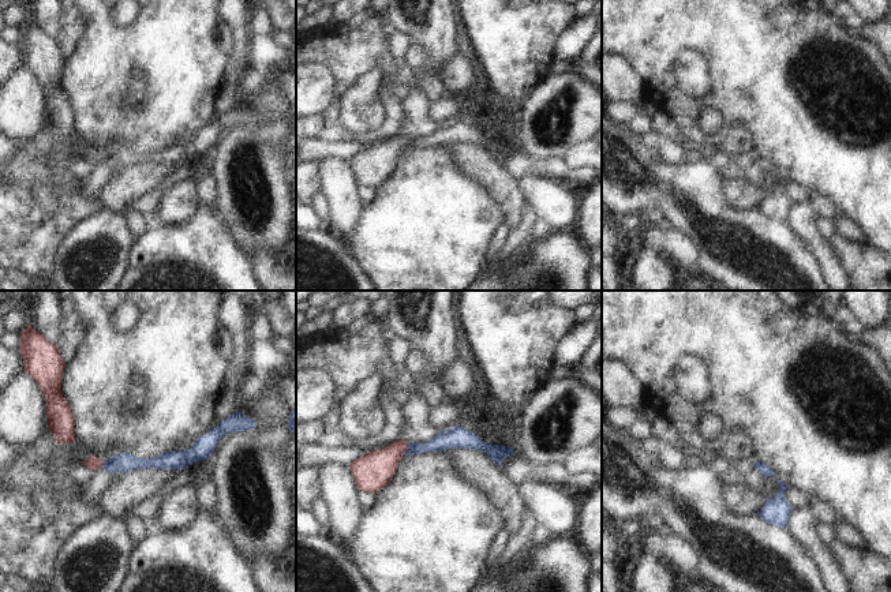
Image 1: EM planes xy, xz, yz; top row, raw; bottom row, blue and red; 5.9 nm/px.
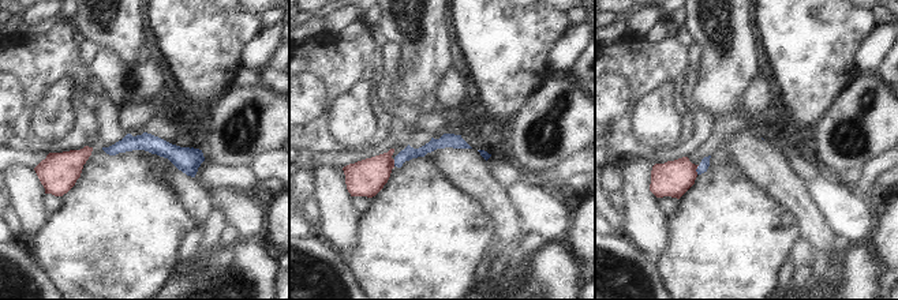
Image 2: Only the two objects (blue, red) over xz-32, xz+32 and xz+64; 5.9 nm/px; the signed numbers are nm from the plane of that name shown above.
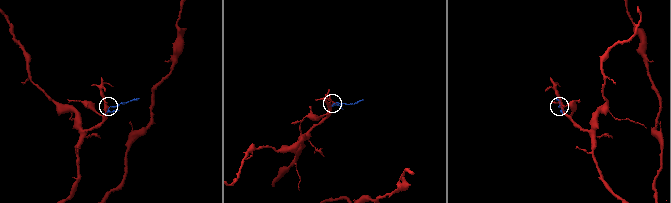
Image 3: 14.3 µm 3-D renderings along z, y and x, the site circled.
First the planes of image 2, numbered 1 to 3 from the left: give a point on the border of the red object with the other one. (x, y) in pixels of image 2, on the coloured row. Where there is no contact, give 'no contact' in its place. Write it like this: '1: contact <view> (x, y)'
1: no contact
2: contact xz+32 (395, 162)
3: contact xz+64 (696, 169)

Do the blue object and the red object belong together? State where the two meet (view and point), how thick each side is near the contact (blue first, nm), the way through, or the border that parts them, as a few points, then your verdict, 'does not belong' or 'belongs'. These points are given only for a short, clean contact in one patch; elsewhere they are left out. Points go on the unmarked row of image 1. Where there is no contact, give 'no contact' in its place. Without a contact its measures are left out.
xz (407, 143) | 110/220 nm | along xz (410, 137), (403, 149) | does not belong

